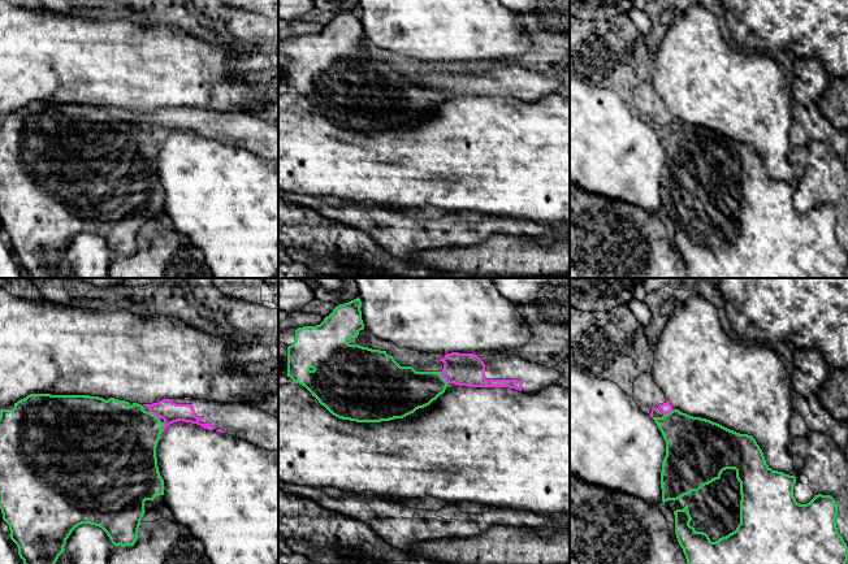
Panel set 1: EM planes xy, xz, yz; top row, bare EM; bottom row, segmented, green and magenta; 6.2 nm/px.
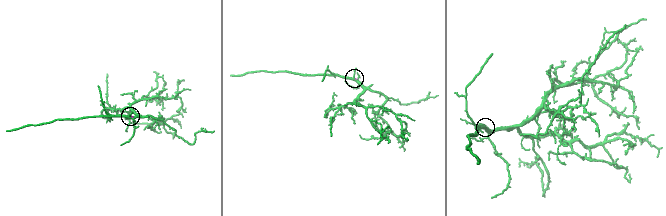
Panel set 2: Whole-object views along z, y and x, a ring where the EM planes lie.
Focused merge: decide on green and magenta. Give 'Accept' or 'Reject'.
Reject

